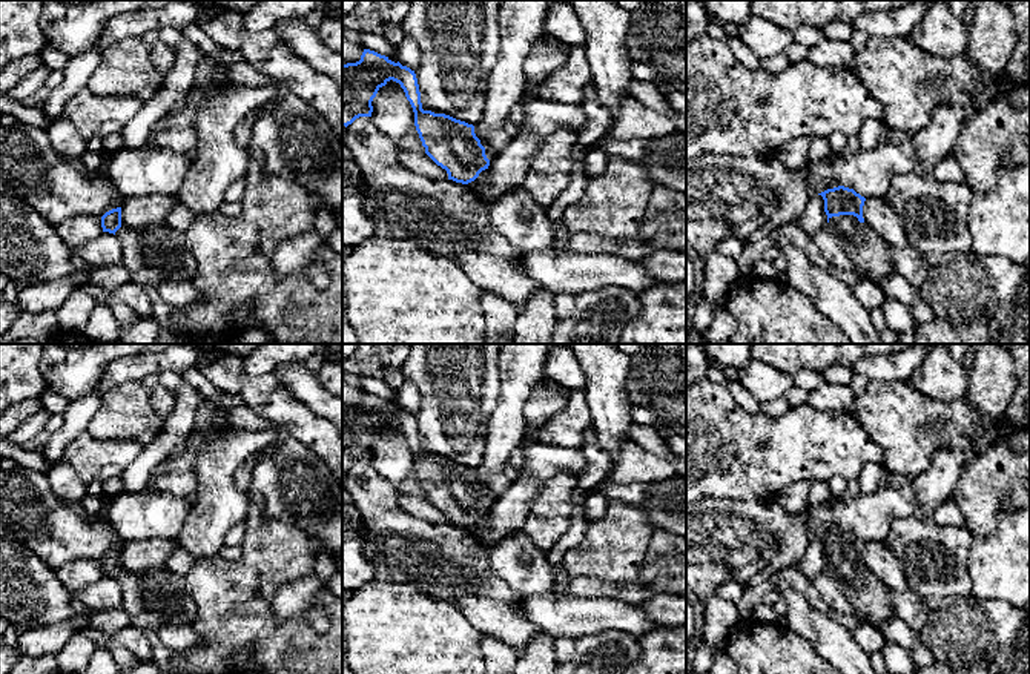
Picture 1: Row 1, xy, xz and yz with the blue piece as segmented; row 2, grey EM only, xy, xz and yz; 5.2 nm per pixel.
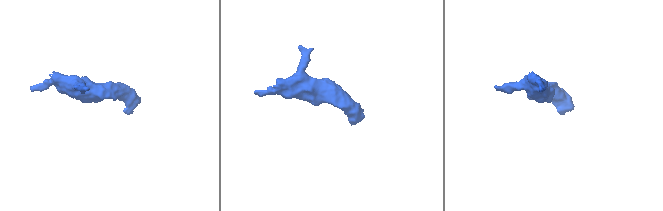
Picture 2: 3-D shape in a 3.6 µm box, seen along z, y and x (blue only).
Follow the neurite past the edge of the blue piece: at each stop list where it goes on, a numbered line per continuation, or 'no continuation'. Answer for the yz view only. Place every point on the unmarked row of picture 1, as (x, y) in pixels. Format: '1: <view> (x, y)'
1: yz (869, 598)

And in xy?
1: xy (152, 599)

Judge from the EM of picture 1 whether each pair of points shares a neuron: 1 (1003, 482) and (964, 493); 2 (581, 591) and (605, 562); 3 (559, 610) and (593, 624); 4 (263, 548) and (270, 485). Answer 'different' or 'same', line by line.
1: same
2: different
3: same
4: different

